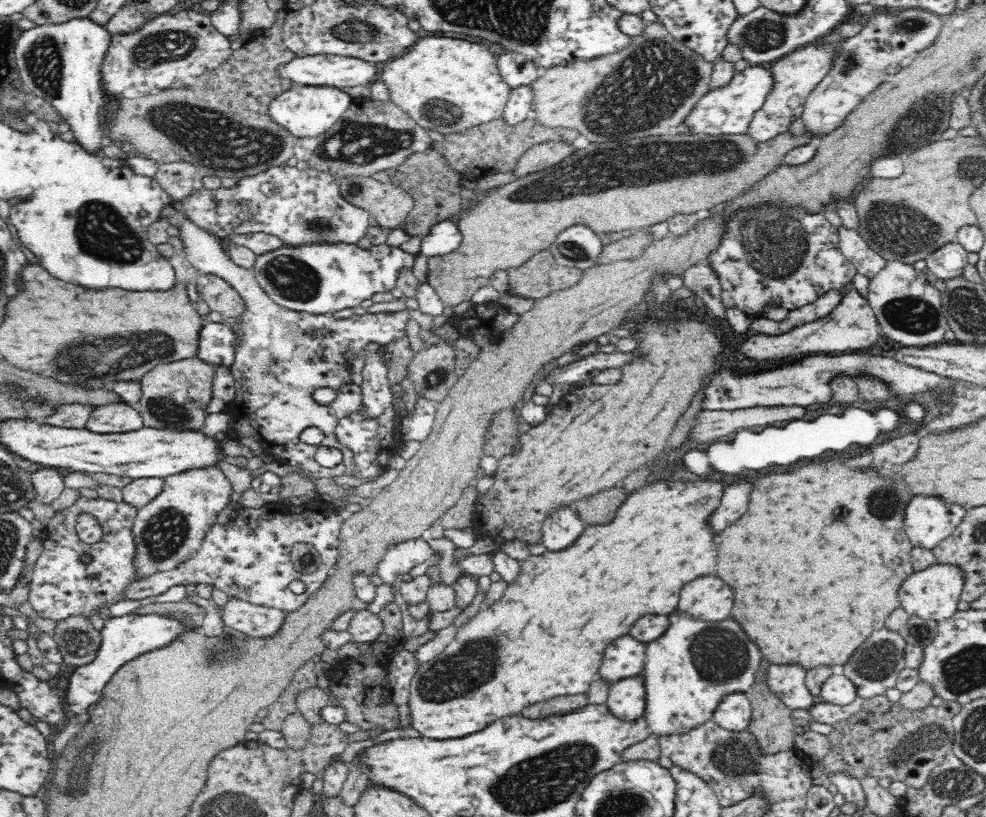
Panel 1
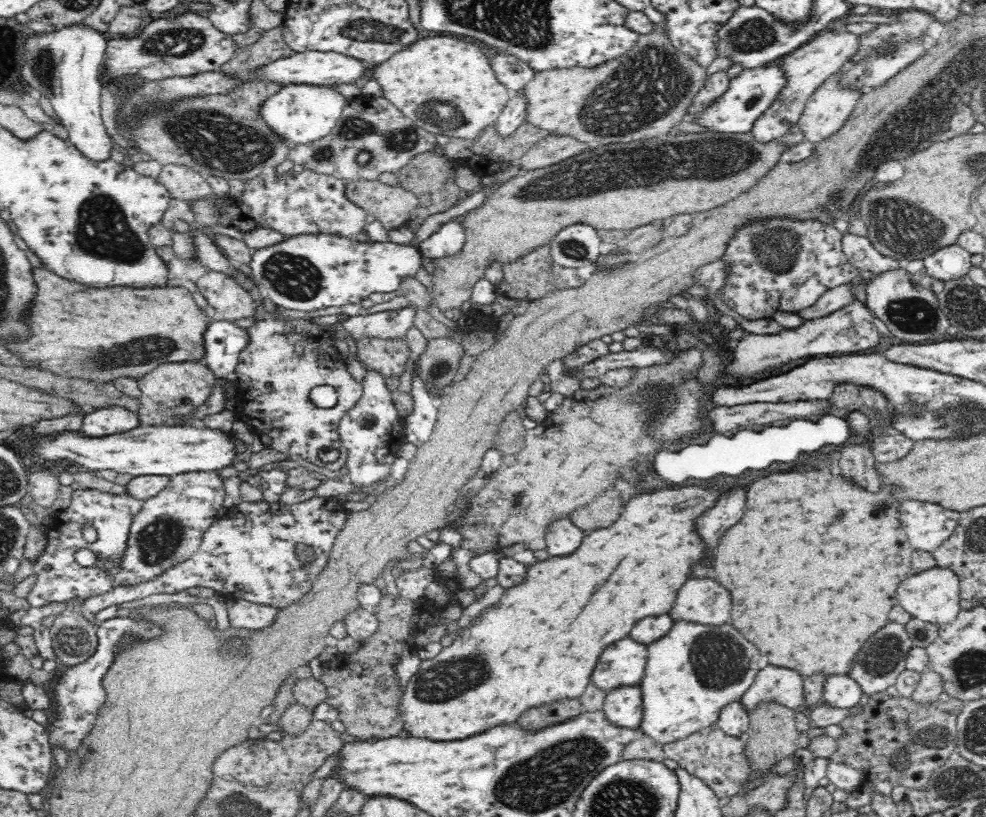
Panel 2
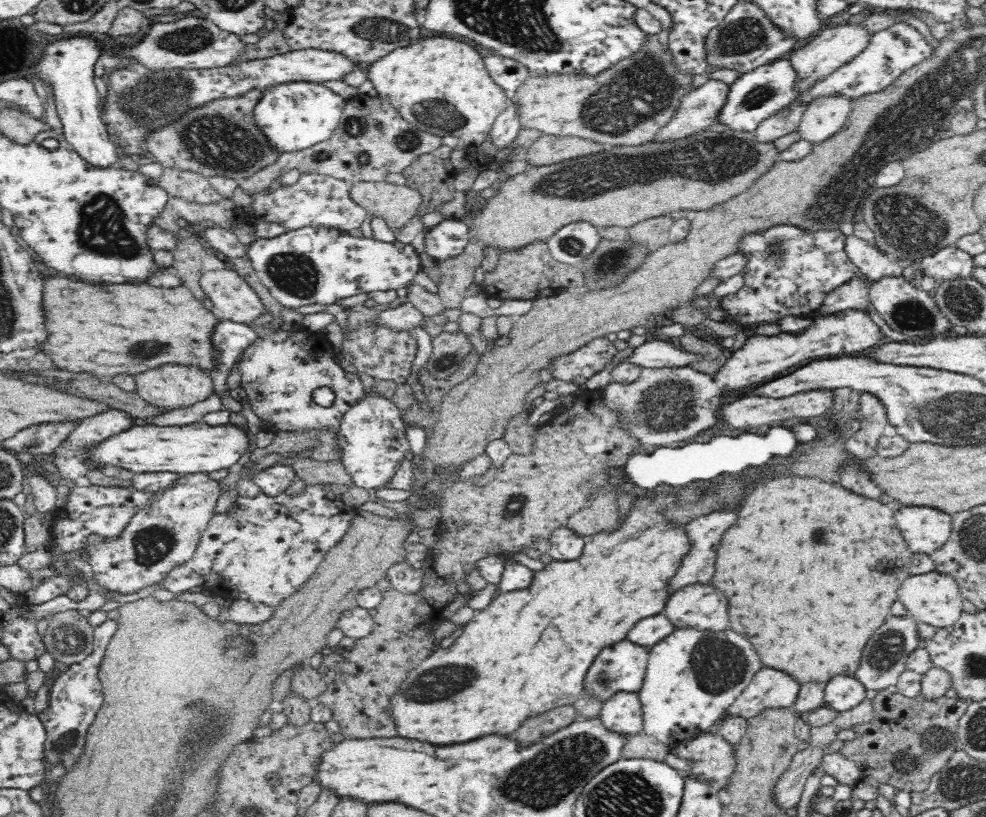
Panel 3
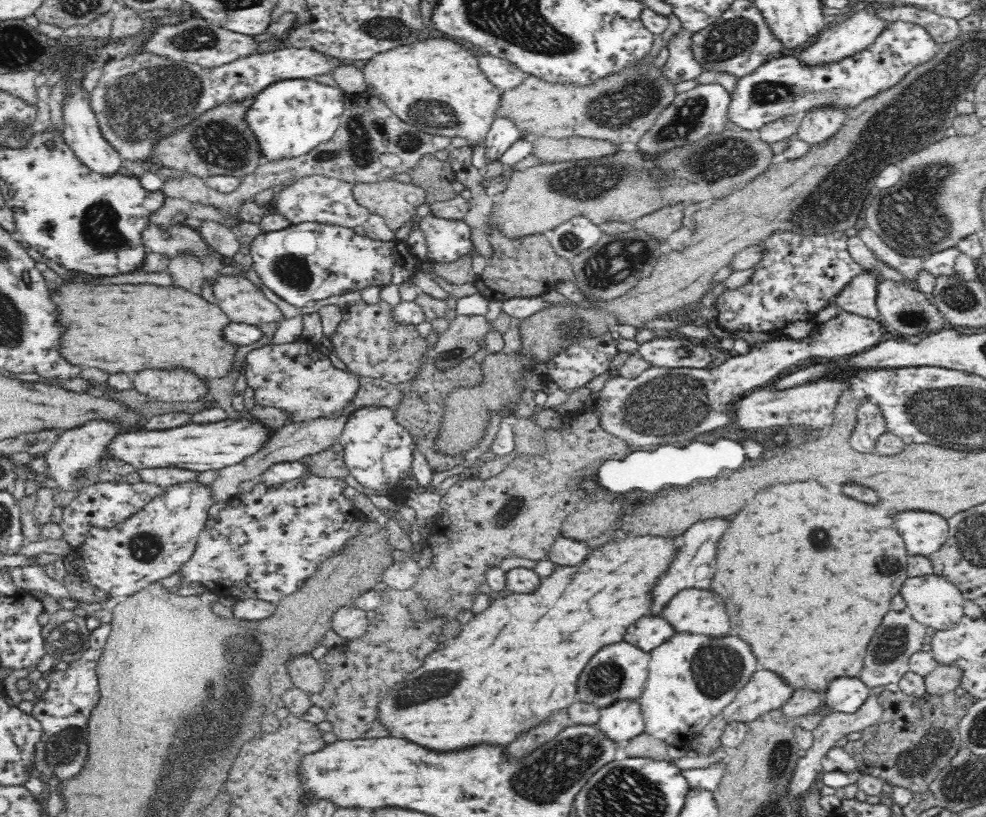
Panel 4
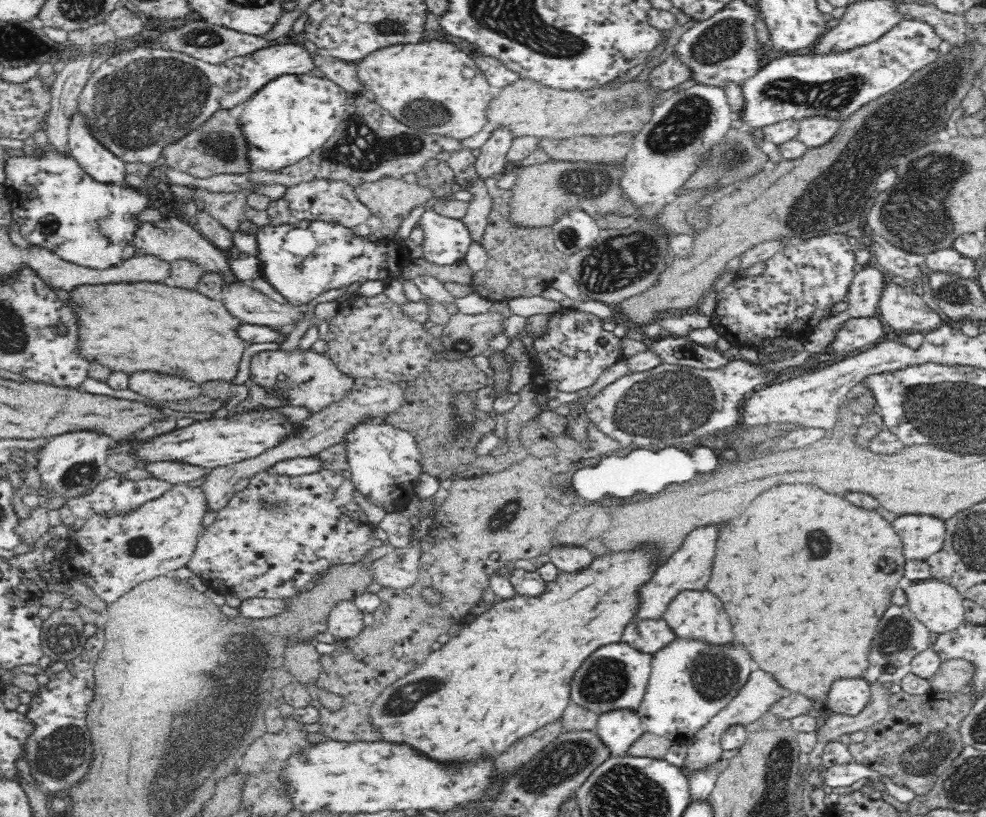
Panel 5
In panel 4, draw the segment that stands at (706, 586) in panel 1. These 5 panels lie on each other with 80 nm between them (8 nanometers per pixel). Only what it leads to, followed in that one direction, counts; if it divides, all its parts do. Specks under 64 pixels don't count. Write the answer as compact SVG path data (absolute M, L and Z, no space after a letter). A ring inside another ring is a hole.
M684 590L664 610L664 618L677 634L698 634L708 638L730 636L730 622L724 602L712 590Z

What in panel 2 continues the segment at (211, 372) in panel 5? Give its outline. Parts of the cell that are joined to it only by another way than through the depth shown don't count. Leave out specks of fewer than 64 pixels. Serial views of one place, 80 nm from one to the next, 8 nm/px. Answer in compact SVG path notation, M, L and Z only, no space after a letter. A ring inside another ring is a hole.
M34 270L34 278L40 286L32 312L34 337L23 344L9 347L9 350L16 351L22 359L38 361L41 364L40 370L45 370L50 375L99 383L114 381L120 376L138 380L158 364L200 362L206 356L204 340L211 324L186 287L90 288L86 284L60 278L48 270Z

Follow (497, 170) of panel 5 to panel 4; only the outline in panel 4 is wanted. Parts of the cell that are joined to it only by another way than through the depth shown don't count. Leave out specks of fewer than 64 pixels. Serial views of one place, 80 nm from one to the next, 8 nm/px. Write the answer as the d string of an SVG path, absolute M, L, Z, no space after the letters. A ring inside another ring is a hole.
M495 119L481 143L484 146L486 162L500 162L502 154L520 137L517 128L508 119Z

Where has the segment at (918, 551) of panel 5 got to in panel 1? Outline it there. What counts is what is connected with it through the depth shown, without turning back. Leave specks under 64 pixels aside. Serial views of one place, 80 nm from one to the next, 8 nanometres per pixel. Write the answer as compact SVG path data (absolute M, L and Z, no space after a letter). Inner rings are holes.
M914 496L904 508L904 530L913 547L932 550L958 528L965 512L957 504Z

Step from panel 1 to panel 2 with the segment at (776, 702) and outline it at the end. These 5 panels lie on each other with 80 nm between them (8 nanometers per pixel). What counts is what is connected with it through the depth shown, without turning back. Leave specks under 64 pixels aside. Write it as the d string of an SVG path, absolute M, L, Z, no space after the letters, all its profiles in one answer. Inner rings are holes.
M776 702L761 703L752 710L749 715L748 730L742 737L745 743L741 752L745 762L747 762L749 773L744 784L742 784L742 788L740 788L738 796L746 797L749 793L760 789L774 775L774 768L800 748L798 745L800 734L798 734L798 730L794 725L796 724L796 721L794 721L795 711L796 709L788 708Z

